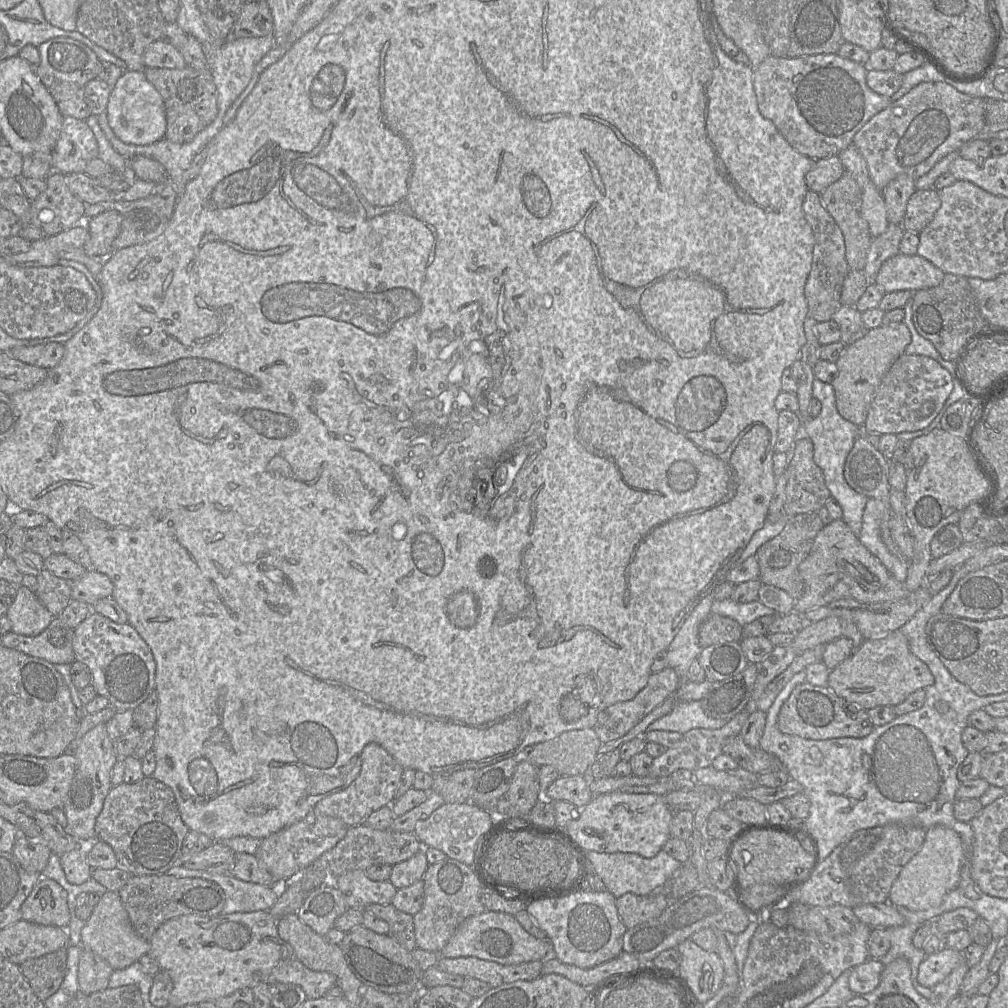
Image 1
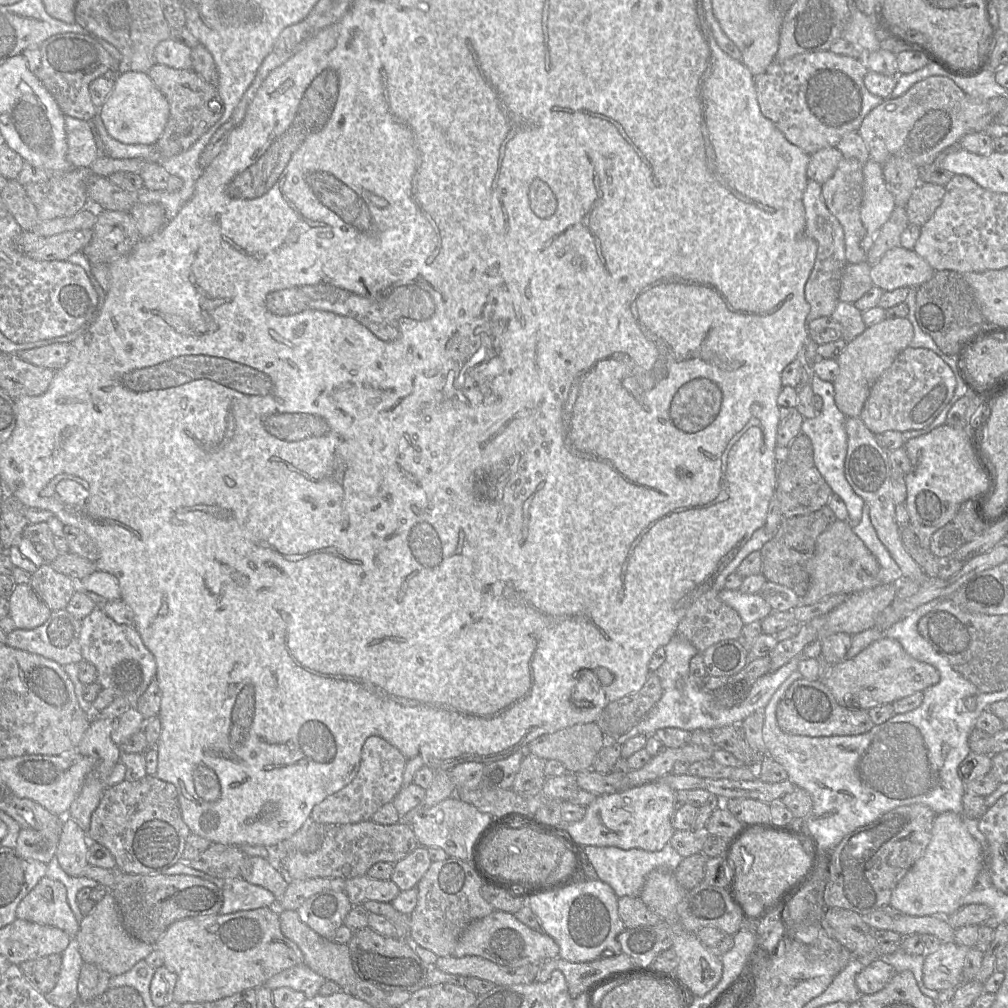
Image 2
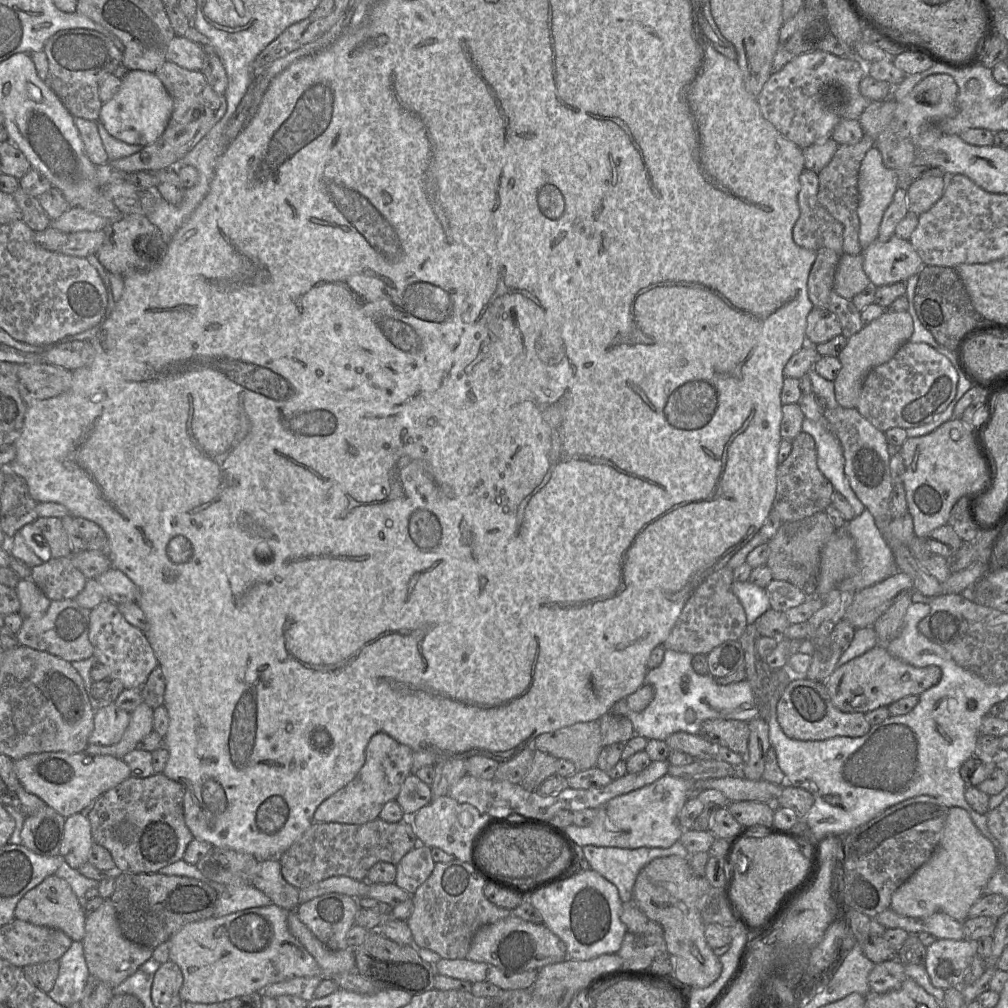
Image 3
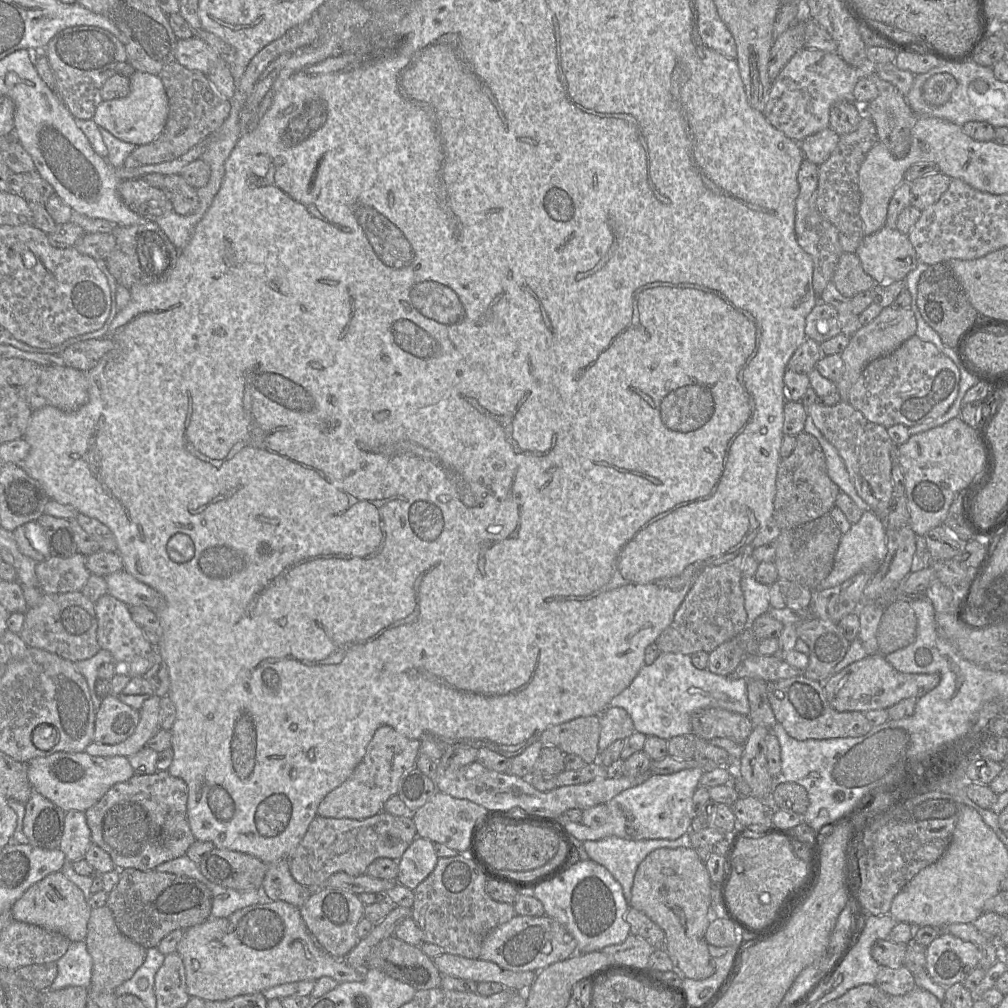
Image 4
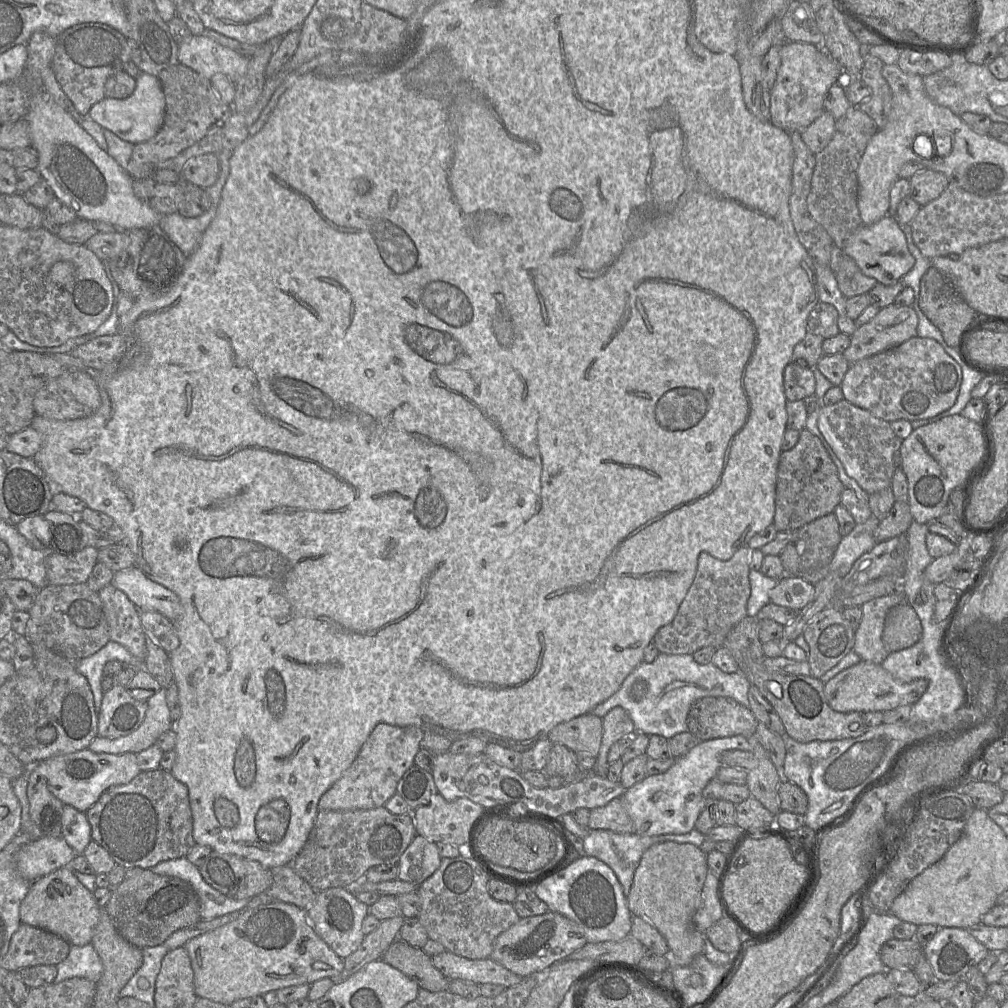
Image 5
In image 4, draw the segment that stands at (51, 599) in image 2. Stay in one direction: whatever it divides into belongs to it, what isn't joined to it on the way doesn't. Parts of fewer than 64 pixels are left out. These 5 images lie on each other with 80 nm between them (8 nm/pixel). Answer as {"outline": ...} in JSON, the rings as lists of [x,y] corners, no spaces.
{"outline":[[[75,553],[67,558],[49,556],[37,564],[36,575],[38,588],[43,594],[58,594],[81,591],[91,573],[86,567],[86,556]]]}

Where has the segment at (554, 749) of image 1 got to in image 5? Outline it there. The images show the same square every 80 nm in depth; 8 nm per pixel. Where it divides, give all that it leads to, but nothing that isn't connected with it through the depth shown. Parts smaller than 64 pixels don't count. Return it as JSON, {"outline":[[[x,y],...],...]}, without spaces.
{"outline":[[[587,713],[556,725],[547,738],[574,752],[587,752],[597,757],[603,735],[602,718]]]}

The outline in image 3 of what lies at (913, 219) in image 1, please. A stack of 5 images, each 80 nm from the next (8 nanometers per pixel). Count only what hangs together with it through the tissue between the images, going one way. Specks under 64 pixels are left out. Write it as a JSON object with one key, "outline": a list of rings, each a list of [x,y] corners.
{"outline":[[[946,176],[916,179],[907,189],[908,211],[920,215],[928,211],[943,195]]]}

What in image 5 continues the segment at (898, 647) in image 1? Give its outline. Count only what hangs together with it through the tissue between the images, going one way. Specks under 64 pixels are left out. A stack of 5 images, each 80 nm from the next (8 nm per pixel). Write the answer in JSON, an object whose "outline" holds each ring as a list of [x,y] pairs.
{"outline":[[[861,661],[824,683],[825,696],[831,708],[837,712],[885,712],[904,705],[917,703],[928,688],[928,681],[917,679],[903,683],[896,680],[881,664]]]}

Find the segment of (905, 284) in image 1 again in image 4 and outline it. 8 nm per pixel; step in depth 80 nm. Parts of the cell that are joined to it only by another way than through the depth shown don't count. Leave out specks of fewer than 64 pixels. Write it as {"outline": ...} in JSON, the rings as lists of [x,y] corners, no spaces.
{"outline":[[[888,226],[864,236],[855,253],[864,271],[880,285],[905,279],[918,264],[908,236]]]}

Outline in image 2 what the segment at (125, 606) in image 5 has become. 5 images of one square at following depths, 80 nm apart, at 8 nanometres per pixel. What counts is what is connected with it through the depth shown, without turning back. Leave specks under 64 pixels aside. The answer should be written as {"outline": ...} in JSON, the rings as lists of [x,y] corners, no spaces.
{"outline":[[[96,607],[82,620],[80,647],[83,659],[96,667],[96,682],[102,689],[111,690],[115,697],[123,697],[130,707],[136,707],[156,676],[157,663],[135,627],[116,623],[101,607]]]}

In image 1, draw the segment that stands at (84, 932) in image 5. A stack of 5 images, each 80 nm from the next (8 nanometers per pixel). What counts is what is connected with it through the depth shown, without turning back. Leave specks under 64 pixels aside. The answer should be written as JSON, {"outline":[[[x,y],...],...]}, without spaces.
{"outline":[[[42,878],[22,903],[21,918],[31,923],[66,929],[71,919],[67,895],[66,890],[55,880]]]}

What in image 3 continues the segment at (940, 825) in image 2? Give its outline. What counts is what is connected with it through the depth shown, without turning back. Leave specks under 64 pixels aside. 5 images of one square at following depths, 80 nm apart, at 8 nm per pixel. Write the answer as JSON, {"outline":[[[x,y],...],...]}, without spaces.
{"outline":[[[951,807],[948,809],[940,841],[931,857],[893,893],[890,908],[897,914],[908,917],[945,913],[957,921],[965,921],[971,906],[984,895],[984,889],[997,867],[998,856],[992,842],[979,831],[965,809]]]}

